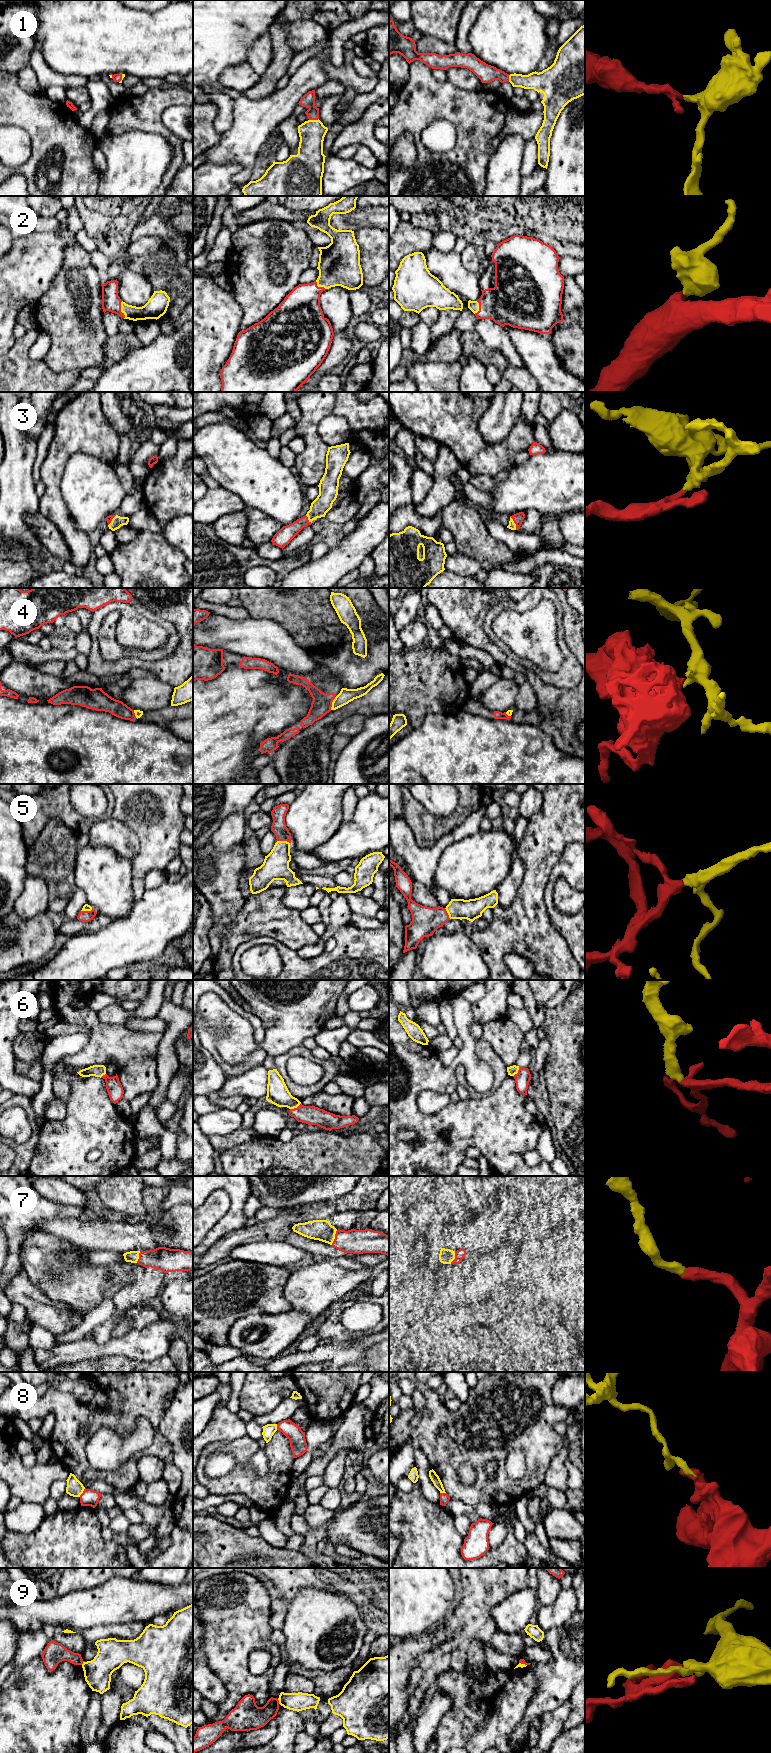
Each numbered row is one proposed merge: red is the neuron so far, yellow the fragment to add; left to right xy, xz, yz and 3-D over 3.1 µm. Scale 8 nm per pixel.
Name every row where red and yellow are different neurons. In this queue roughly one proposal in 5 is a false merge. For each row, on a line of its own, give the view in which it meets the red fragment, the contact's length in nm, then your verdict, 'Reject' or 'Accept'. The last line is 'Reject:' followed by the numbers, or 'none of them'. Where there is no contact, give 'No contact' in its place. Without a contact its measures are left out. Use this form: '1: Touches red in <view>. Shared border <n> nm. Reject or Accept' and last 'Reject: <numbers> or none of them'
1: Touches red in xz. Shared border 80 nm. Accept
2: Touches red in xy. Shared border 150 nm. Accept
3: Touches red in yz. Shared border 120 nm. Accept
4: Touches red in xz. Shared border 110 nm. Reject
5: Touches red in xz. Shared border 110 nm. Accept
6: Touches red in xz. Shared border 100 nm. Accept
7: Touches red in xz. Shared border 130 nm. Accept
8: Touches red in xy. Shared border 90 nm. Reject
9: Touches red in xz. Shared border 40 nm. Reject
Reject: 4, 8, 9

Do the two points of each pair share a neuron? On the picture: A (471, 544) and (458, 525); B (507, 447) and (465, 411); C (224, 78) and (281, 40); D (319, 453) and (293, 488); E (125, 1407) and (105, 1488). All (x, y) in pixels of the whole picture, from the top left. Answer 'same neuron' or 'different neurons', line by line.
A: same neuron
B: same neuron
C: different neurons
D: different neurons
E: different neurons

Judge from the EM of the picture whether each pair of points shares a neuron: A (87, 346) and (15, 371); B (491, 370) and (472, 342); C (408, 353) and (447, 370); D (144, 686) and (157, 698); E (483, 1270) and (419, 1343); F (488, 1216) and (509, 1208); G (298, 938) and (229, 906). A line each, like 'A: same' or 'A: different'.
A: different
B: different
C: different
D: same
E: different
F: same
G: different

